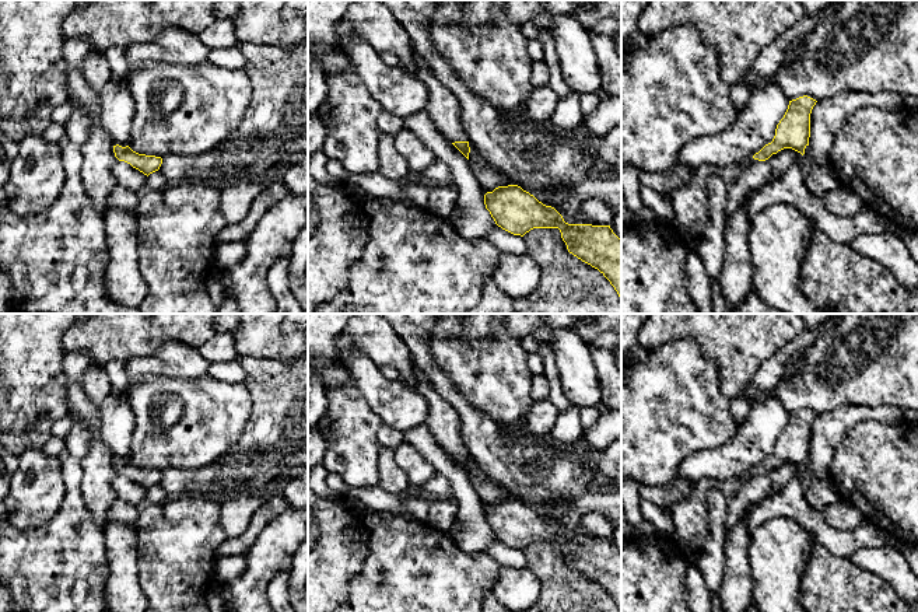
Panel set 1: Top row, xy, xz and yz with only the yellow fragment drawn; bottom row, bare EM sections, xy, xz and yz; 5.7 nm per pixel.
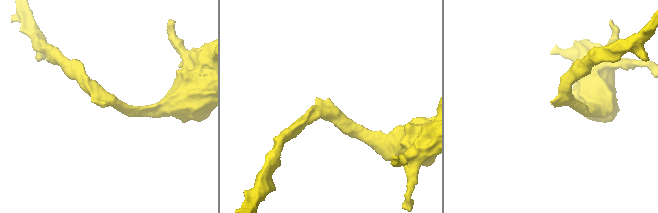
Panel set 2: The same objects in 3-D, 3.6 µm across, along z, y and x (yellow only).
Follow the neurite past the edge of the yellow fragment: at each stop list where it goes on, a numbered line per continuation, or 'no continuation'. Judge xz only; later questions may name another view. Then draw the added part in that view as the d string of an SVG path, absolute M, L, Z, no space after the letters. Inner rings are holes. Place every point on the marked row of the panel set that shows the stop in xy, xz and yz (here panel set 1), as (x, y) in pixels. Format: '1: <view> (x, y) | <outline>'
1: xz (444, 108) | M417 55L418 71L416 77L427 84L427 113L437 129L452 143L467 141L460 122L462 108L458 97L445 87L430 70L427 62Z

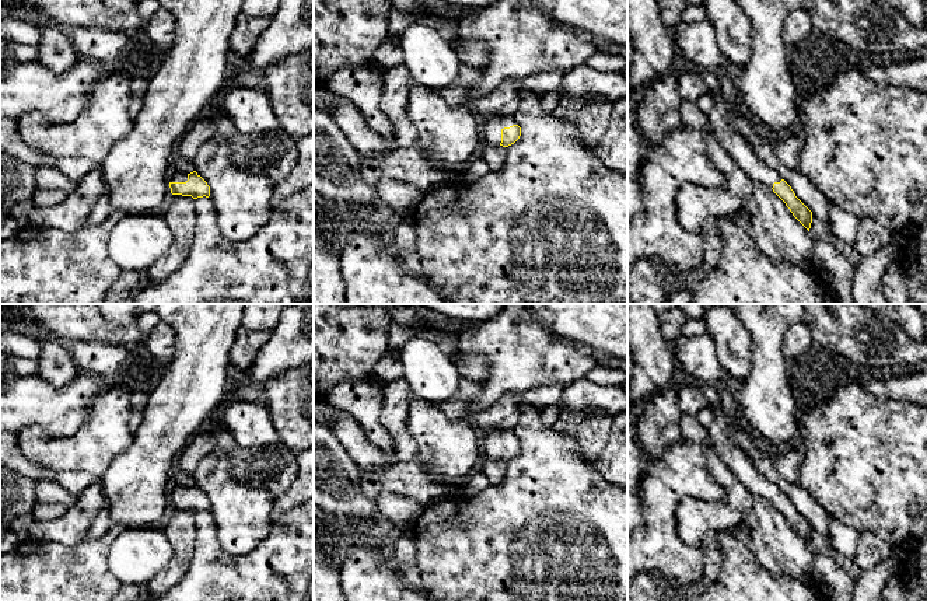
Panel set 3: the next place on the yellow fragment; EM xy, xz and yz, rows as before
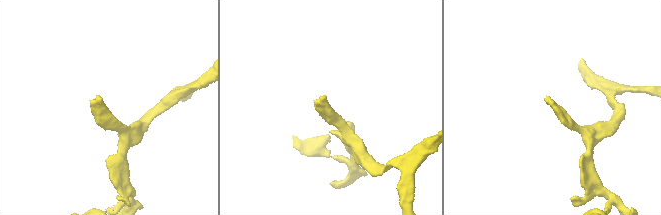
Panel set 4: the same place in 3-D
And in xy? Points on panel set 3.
1: xy (175, 177) | M172 172L169 175L169 182L186 182L188 181L188 174L186 172Z

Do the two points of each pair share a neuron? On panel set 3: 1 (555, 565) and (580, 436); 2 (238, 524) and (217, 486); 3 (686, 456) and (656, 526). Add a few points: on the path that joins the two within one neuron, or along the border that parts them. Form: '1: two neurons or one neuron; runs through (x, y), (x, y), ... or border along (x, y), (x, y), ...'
1: two neurons; border along (552, 426), (567, 436), (581, 456), (594, 467)
2: one neuron; runs through (238, 514), (238, 510), (227, 496)
3: one neuron; runs through (677, 472), (660, 489), (658, 509)

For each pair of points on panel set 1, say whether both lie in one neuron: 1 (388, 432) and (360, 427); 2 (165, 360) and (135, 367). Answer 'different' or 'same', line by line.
1: different
2: same

